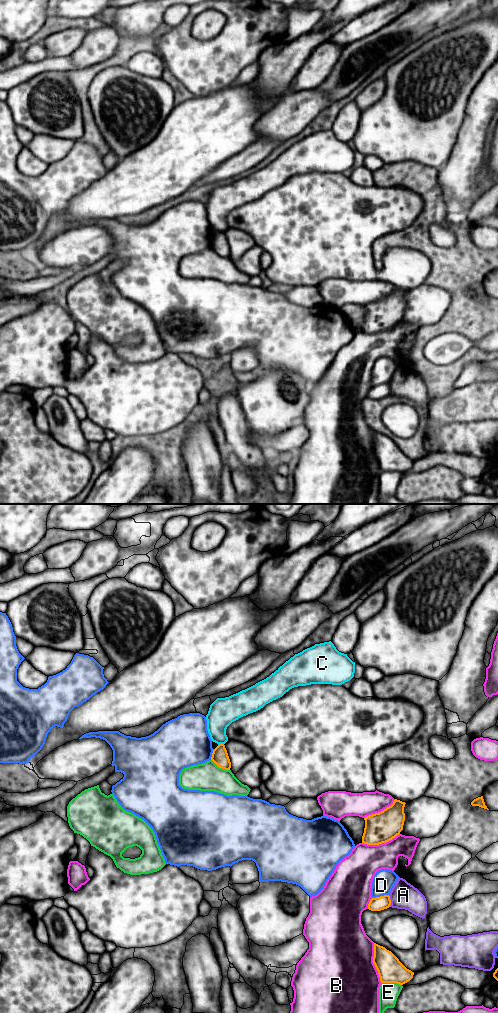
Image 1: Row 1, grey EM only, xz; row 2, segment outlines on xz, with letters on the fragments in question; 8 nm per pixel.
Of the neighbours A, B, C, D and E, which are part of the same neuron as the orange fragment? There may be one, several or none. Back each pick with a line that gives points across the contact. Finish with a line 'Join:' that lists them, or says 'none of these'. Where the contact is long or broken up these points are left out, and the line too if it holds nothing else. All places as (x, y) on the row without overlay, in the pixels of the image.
Join: none of these

